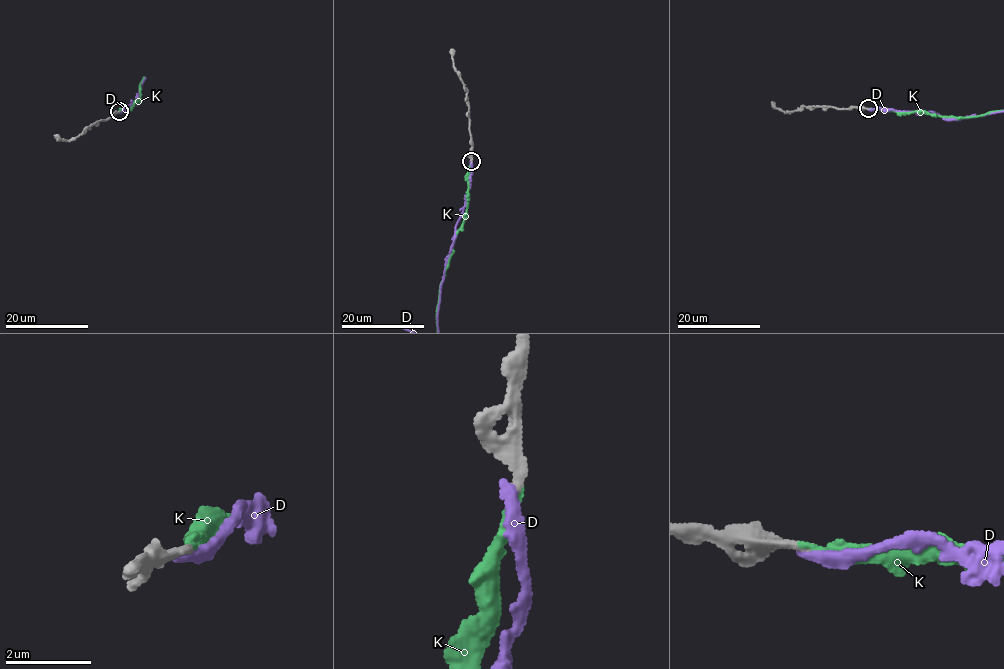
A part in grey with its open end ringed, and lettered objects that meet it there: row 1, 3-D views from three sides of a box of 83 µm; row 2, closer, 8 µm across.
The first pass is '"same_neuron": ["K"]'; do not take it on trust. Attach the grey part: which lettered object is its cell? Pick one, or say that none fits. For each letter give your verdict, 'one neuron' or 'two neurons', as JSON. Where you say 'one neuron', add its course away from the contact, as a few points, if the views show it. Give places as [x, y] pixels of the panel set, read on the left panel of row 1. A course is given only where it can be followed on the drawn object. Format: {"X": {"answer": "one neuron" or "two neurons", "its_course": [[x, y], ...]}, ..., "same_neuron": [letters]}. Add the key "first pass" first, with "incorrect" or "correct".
{"first pass": "correct", "D": {"answer": "two neurons"}, "K": {"answer": "one neuron"}, "same_neuron": ["K"]}

